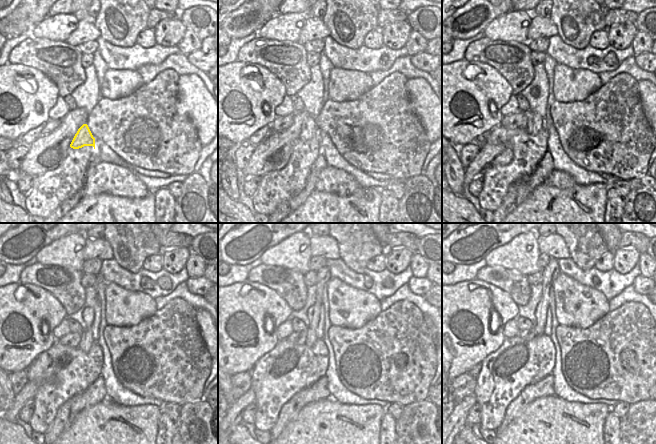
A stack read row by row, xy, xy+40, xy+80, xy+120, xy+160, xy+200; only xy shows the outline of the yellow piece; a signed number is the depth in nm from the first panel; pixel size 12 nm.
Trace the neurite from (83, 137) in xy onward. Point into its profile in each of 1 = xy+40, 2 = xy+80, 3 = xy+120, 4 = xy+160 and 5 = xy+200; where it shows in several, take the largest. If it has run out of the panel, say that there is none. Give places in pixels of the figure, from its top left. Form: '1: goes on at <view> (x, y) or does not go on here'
1: goes on at xy+40 (308, 128)
2: goes on at xy+80 (534, 121)
3: goes on at xy+120 (86, 341)
4: goes on at xy+160 (323, 275)
5: goes on at xy+200 (551, 271)

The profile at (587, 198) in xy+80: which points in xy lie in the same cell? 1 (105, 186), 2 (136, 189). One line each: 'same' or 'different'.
1: different
2: different

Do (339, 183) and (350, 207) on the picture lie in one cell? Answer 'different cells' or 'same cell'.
different cells

